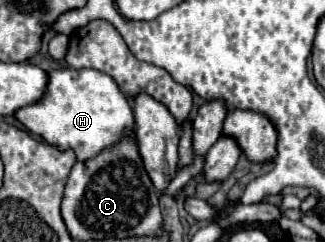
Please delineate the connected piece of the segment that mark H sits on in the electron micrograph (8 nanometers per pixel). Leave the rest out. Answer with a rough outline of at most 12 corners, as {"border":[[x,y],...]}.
{"border":[[99,70],[49,72],[17,120],[47,144],[95,158],[135,140],[129,98]]}

